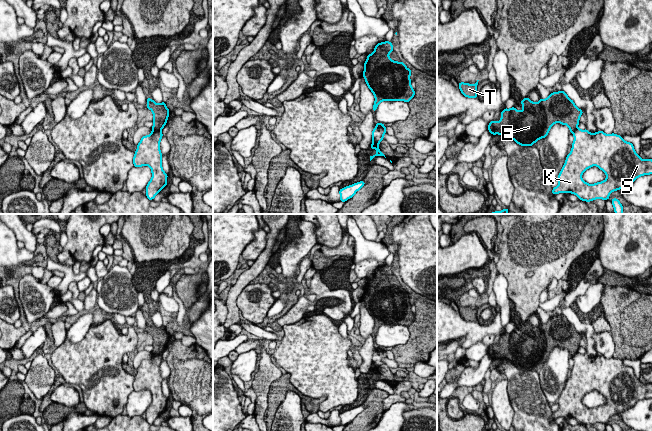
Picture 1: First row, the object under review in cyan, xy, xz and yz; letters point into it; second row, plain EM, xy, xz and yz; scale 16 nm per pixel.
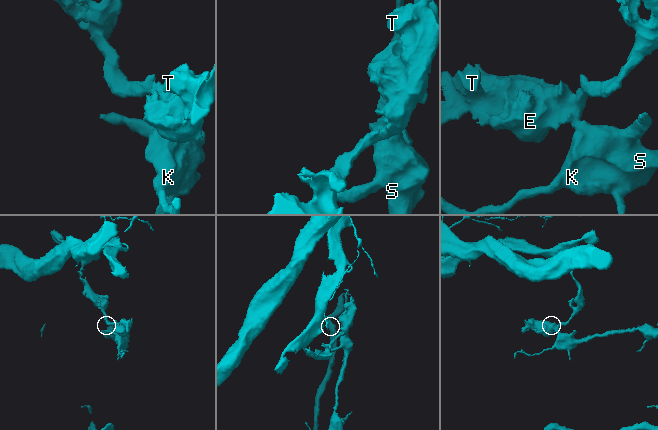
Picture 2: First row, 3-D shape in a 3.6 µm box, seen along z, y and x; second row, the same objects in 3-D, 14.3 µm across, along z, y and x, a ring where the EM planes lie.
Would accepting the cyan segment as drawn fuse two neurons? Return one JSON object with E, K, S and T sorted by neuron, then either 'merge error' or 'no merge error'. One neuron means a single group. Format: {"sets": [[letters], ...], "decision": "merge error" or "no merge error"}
{"sets": [["E", "T"], ["K", "S"]], "decision": "merge error"}

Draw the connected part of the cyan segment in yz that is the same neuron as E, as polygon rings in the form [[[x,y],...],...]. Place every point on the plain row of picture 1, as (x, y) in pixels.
[[[564,315],[553,316],[546,323],[540,322],[537,327],[526,321],[522,323],[521,328],[523,331],[522,335],[518,335],[515,331],[511,333],[505,332],[501,336],[499,346],[489,346],[488,354],[490,357],[492,359],[508,359],[521,370],[532,370],[539,363],[545,362],[550,352],[557,346],[567,349],[570,357],[573,357],[578,352],[580,340],[583,338],[583,335],[576,331],[573,324]]]

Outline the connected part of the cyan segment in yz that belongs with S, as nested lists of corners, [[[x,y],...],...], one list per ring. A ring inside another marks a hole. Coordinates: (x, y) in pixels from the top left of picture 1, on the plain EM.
[[[576,353],[569,379],[559,397],[559,408],[552,413],[552,418],[575,418],[579,424],[590,426],[595,423],[608,424],[611,416],[633,407],[638,401],[652,398],[652,383],[643,384],[634,374],[633,368],[626,366],[622,360],[605,358],[603,355],[590,357],[587,353]],[[597,390],[606,398],[606,403],[595,408],[588,408],[582,403],[585,394]]]

